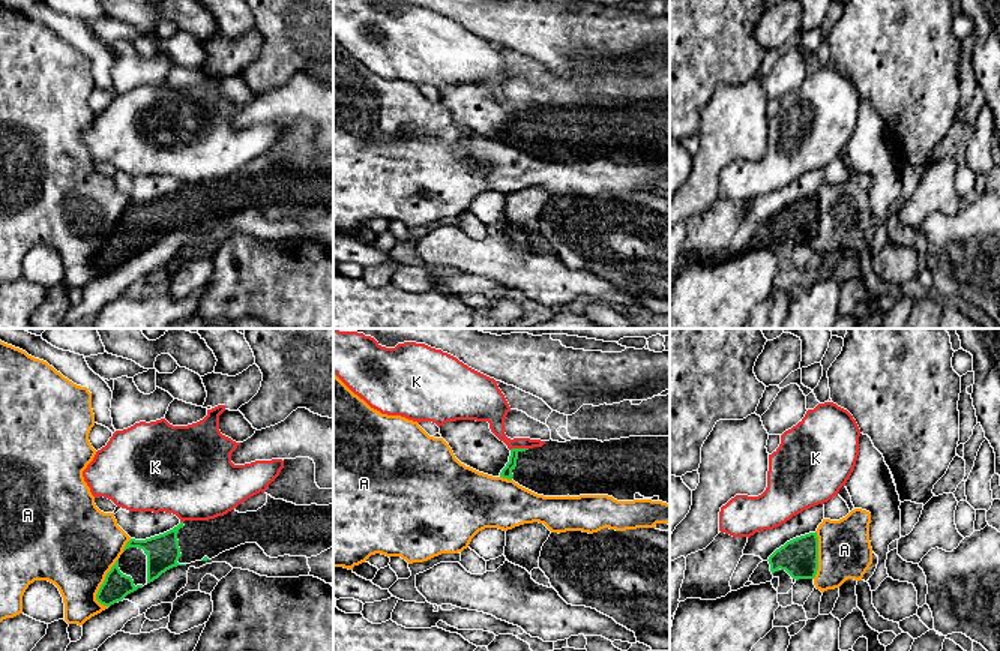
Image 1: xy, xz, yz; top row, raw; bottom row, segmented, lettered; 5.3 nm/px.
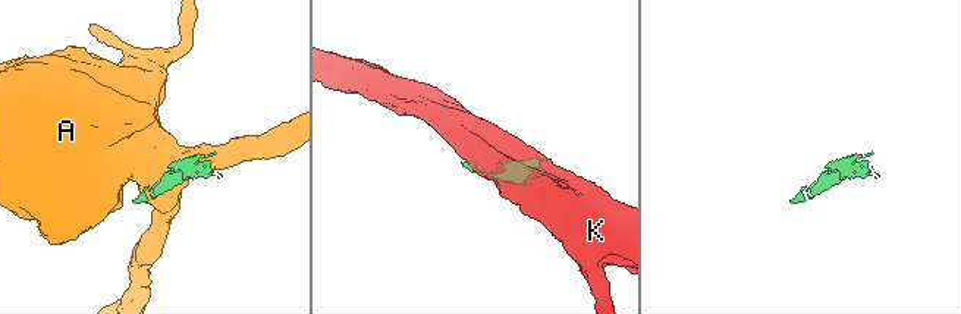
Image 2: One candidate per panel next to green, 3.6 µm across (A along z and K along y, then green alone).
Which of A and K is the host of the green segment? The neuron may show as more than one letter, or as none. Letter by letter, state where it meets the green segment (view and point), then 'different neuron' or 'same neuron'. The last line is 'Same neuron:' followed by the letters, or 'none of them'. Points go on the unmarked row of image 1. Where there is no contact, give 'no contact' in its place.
A: xy (104, 246) | different neuron
K: xz (518, 113) | different neuron
Same neuron: none of them

